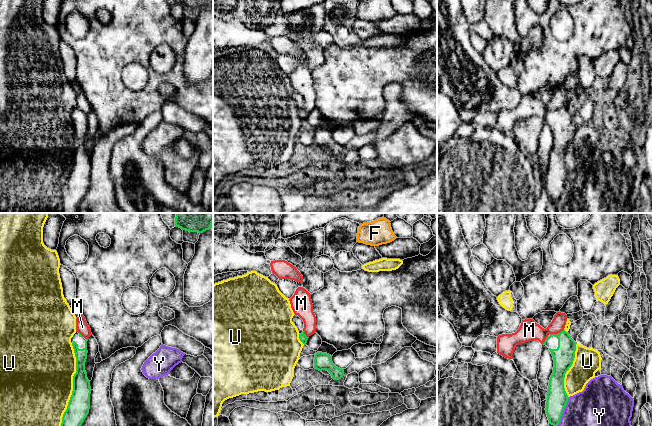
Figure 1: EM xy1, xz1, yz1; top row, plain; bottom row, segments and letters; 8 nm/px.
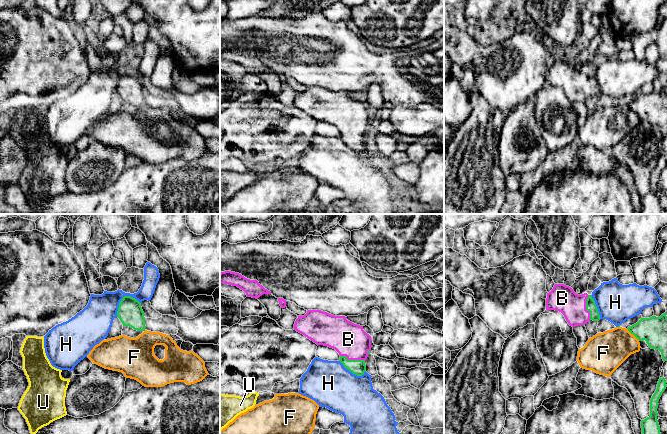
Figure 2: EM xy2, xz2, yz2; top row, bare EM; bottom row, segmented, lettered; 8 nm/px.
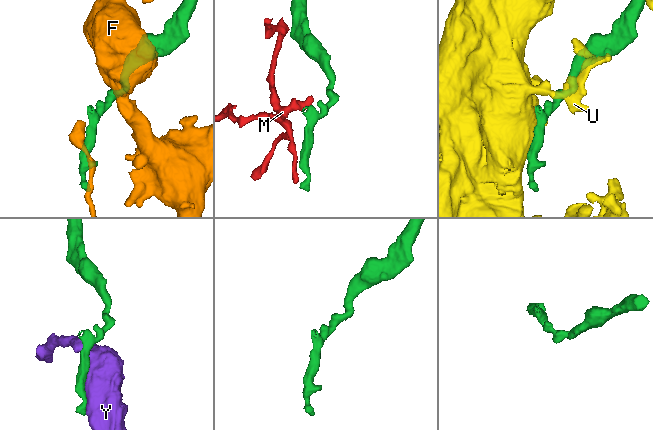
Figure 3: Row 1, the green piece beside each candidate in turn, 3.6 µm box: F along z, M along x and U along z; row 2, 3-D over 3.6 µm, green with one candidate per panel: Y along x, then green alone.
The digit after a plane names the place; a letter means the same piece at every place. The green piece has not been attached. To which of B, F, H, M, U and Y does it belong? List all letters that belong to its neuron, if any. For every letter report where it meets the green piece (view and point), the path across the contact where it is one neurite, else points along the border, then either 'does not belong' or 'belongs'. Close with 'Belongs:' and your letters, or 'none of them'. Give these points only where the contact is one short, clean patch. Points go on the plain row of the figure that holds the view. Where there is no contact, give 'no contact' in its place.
B: meets green in xz2 at (352, 136); runs through xz2 (357, 143), (352, 136), (352, 119), (348, 115); belongs
F: meets green in yz2 at (633, 110); does not belong
H: meets green in xy2 at (123, 74); does not belong
M: meets green in yz1 at (556, 110); border along yz1 (563, 105), (550, 111); does not belong
U: meets green in xy1 at (73, 162); does not belong
Y: meets green in yz1 at (562, 188); does not belong
Belongs: B

